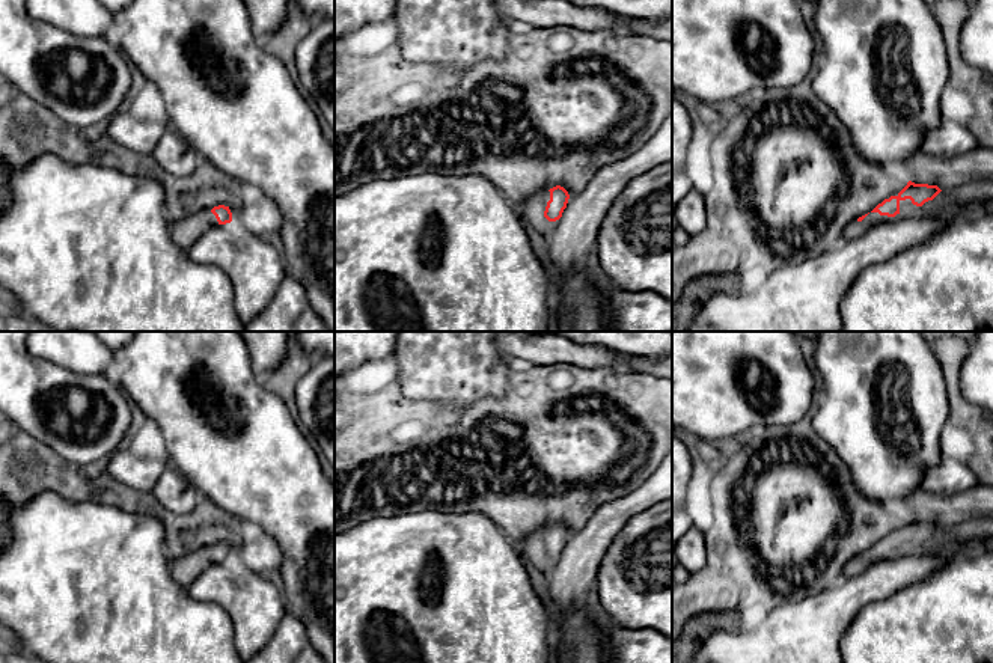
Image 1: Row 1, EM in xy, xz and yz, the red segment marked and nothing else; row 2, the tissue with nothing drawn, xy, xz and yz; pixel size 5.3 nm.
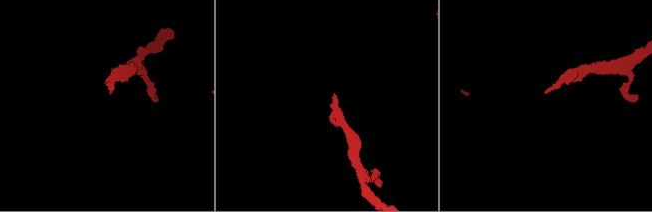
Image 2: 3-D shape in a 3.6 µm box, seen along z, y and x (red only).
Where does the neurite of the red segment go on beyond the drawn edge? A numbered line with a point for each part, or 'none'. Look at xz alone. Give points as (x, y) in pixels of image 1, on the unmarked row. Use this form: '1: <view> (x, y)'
1: xz (538, 541)

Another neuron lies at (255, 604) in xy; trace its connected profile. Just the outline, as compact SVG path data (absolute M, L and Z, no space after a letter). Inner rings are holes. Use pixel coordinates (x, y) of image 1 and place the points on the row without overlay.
M232 561L209 565L187 594L223 607L234 624L234 643L241 660L258 654L288 613L282 589L267 574L238 568Z

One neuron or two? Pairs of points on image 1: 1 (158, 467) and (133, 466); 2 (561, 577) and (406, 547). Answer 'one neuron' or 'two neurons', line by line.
1: one neuron
2: two neurons

